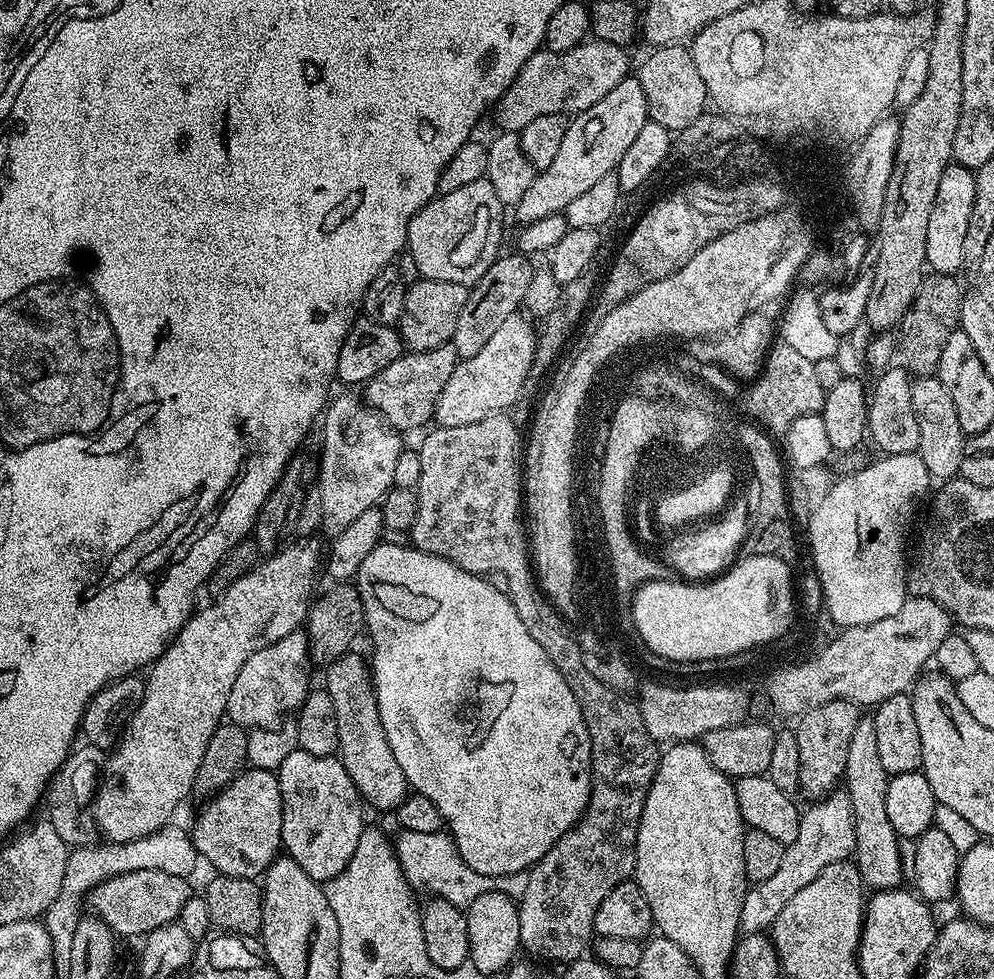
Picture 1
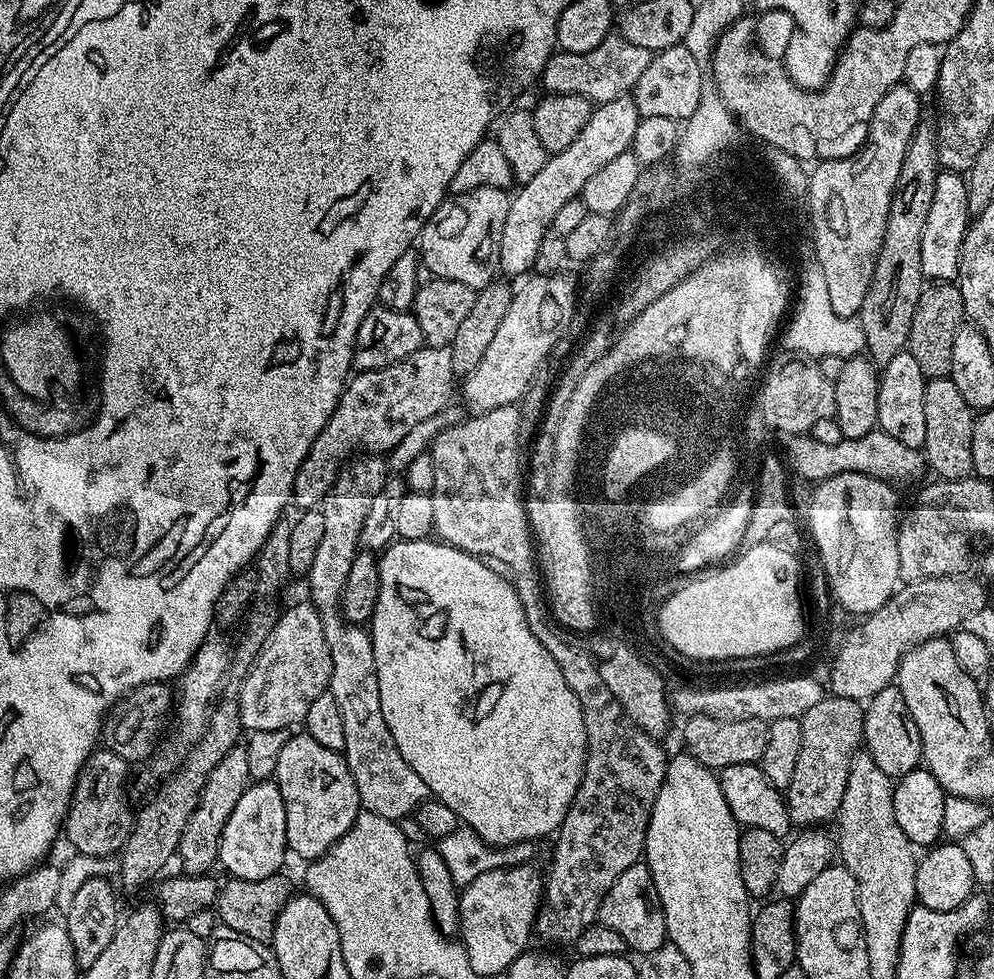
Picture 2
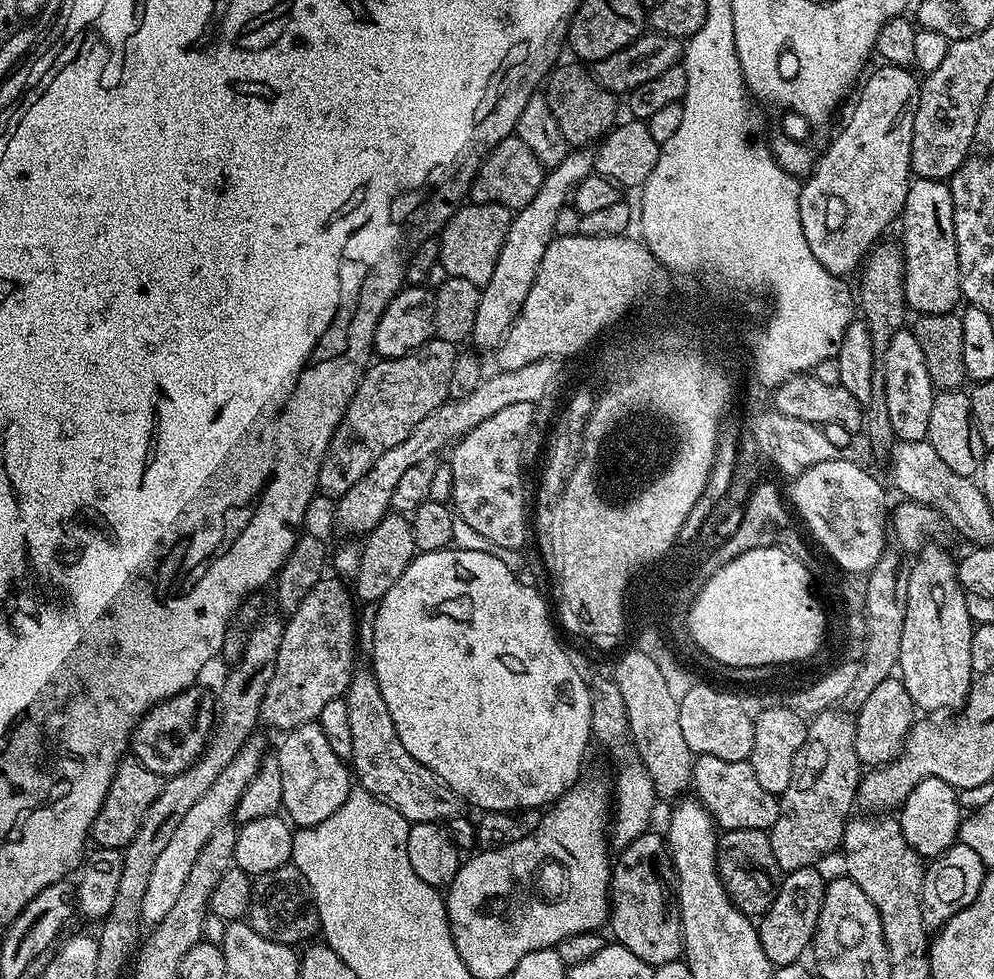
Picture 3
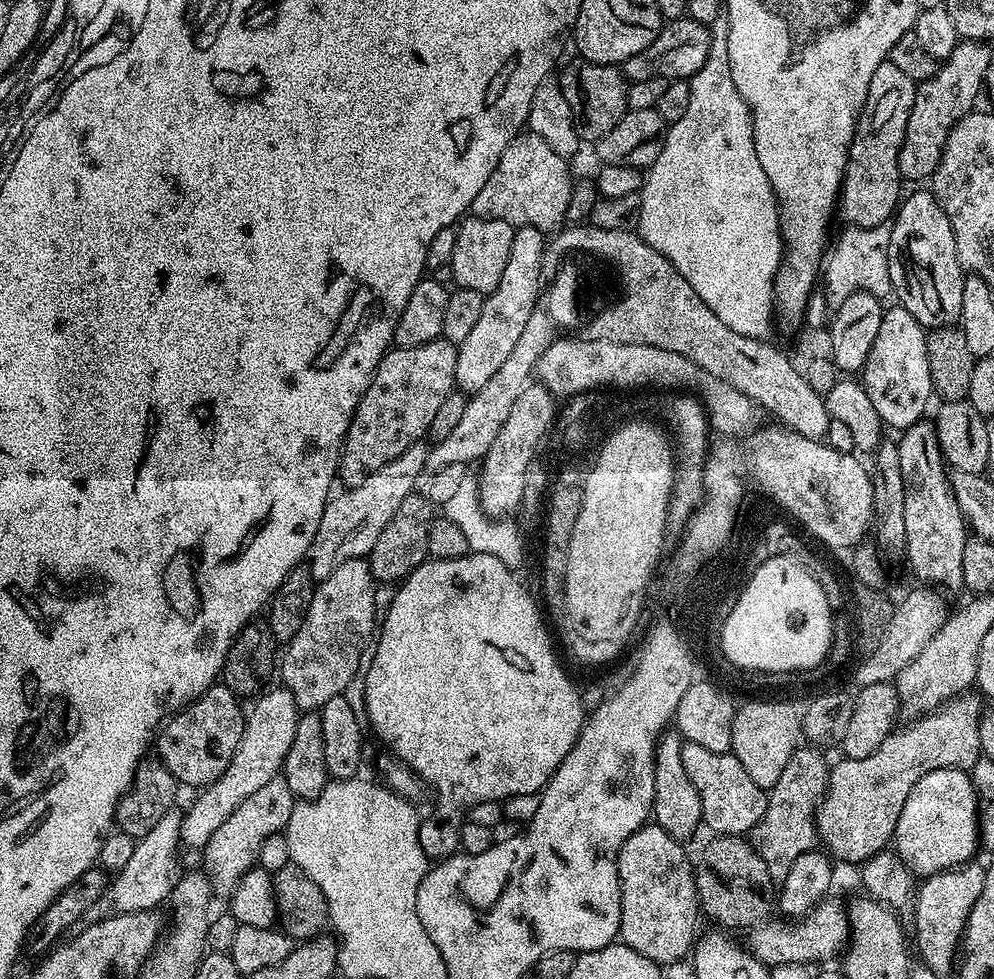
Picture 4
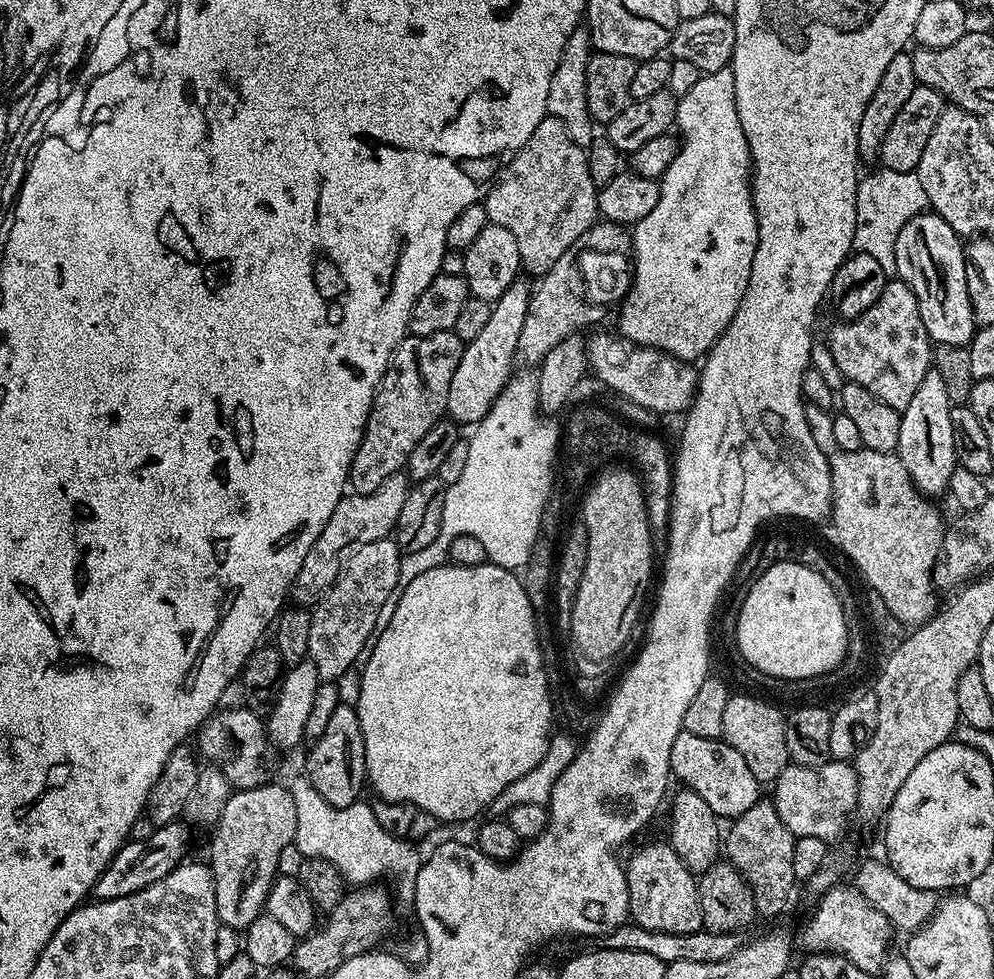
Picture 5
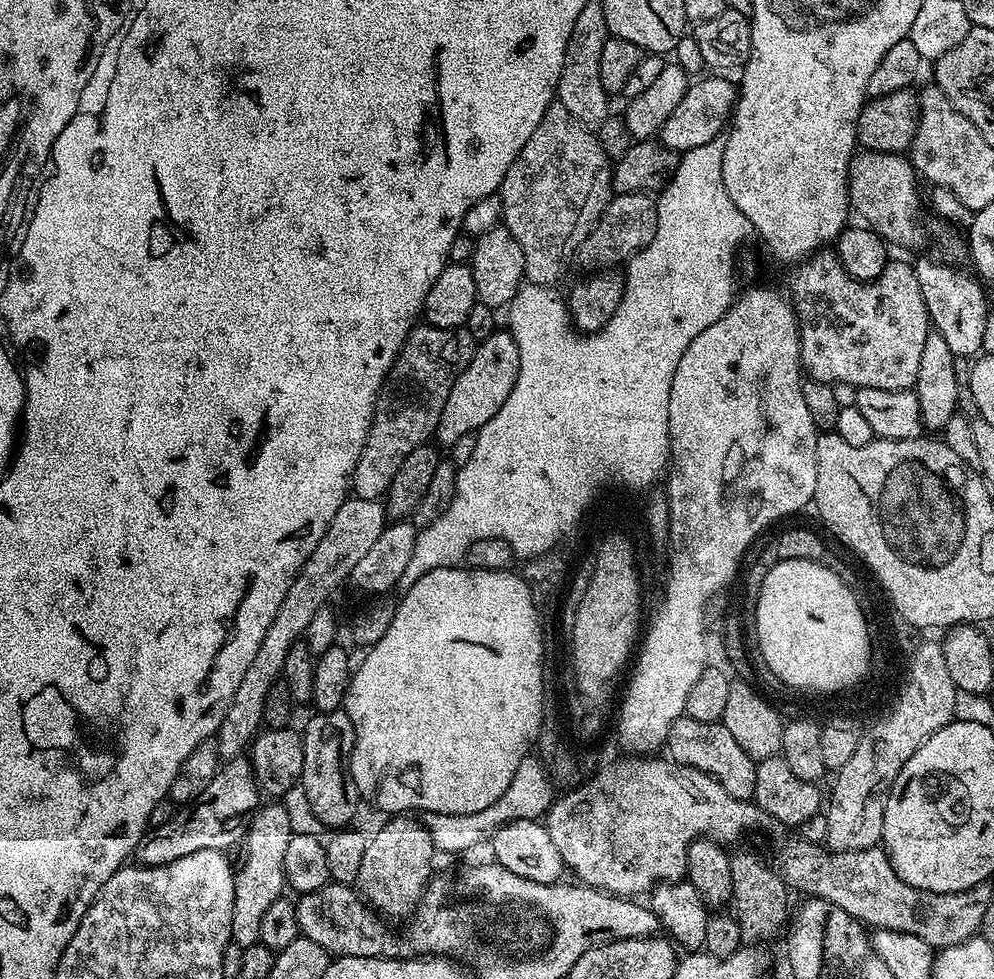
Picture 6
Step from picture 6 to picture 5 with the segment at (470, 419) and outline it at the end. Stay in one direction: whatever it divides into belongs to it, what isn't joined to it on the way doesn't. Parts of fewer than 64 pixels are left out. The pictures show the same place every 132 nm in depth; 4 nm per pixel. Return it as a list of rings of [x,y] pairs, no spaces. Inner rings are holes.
[[[518,278],[492,304],[492,313],[486,321],[486,327],[478,334],[478,338],[467,341],[464,353],[458,362],[458,370],[454,370],[454,378],[450,382],[447,415],[457,425],[475,426],[485,416],[492,404],[500,397],[500,392],[508,384],[513,375],[512,363],[517,363],[518,338],[522,334],[522,322],[526,322],[526,310],[530,284],[527,279]]]

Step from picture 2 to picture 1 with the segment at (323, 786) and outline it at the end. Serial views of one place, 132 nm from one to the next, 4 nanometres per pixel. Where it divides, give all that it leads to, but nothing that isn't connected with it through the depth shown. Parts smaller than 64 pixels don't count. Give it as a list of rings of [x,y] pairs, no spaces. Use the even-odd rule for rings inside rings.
[[[297,746],[286,758],[286,762],[282,762],[276,777],[282,790],[283,851],[291,856],[294,862],[298,862],[298,866],[302,866],[302,870],[306,870],[310,878],[321,882],[333,880],[338,874],[342,874],[342,870],[346,870],[348,860],[358,846],[358,838],[366,827],[366,808],[350,774],[346,774],[346,766],[336,756],[306,754],[306,750]]]

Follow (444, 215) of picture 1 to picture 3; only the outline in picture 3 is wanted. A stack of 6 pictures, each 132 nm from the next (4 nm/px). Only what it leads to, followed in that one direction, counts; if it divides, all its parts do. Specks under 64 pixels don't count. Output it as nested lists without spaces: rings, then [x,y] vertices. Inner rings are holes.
[[[465,203],[445,222],[438,233],[440,242],[440,263],[449,276],[466,278],[483,286],[494,275],[498,254],[502,254],[502,242],[506,242],[506,230],[510,230],[513,209],[501,204]]]

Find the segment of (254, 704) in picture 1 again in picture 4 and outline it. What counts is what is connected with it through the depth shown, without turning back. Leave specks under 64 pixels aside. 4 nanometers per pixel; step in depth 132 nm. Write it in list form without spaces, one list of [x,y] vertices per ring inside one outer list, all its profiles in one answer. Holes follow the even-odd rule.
[[[364,558],[342,562],[330,578],[315,585],[302,630],[287,641],[285,648],[288,649],[285,652],[283,649],[278,664],[278,676],[284,679],[281,680],[283,687],[294,698],[297,708],[319,710],[323,704],[330,702],[330,698],[343,696],[349,691],[347,688],[351,686],[356,671],[357,676],[361,671],[365,659],[364,647],[368,639],[370,644],[378,628],[377,587],[378,582]]]

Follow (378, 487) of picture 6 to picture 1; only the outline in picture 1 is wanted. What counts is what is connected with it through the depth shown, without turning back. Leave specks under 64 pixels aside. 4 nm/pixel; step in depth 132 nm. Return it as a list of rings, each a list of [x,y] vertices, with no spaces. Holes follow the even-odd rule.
[[[452,343],[434,350],[405,351],[404,355],[390,362],[386,370],[374,374],[374,378],[363,389],[363,399],[397,432],[407,434],[411,428],[423,429],[423,424],[435,417],[438,398],[446,382],[450,382],[450,374],[454,374],[457,363],[458,357]]]

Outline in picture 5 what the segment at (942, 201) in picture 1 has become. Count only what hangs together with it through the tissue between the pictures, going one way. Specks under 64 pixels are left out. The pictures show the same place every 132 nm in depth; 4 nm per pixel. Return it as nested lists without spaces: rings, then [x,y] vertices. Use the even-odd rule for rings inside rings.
[[[927,210],[910,218],[902,227],[901,233],[898,234],[895,257],[896,276],[914,290],[914,298],[918,298],[918,314],[922,314],[922,326],[926,326],[933,345],[967,346],[978,325],[974,318],[974,310],[970,306],[970,294],[966,290],[966,262],[961,236],[937,212]]]

